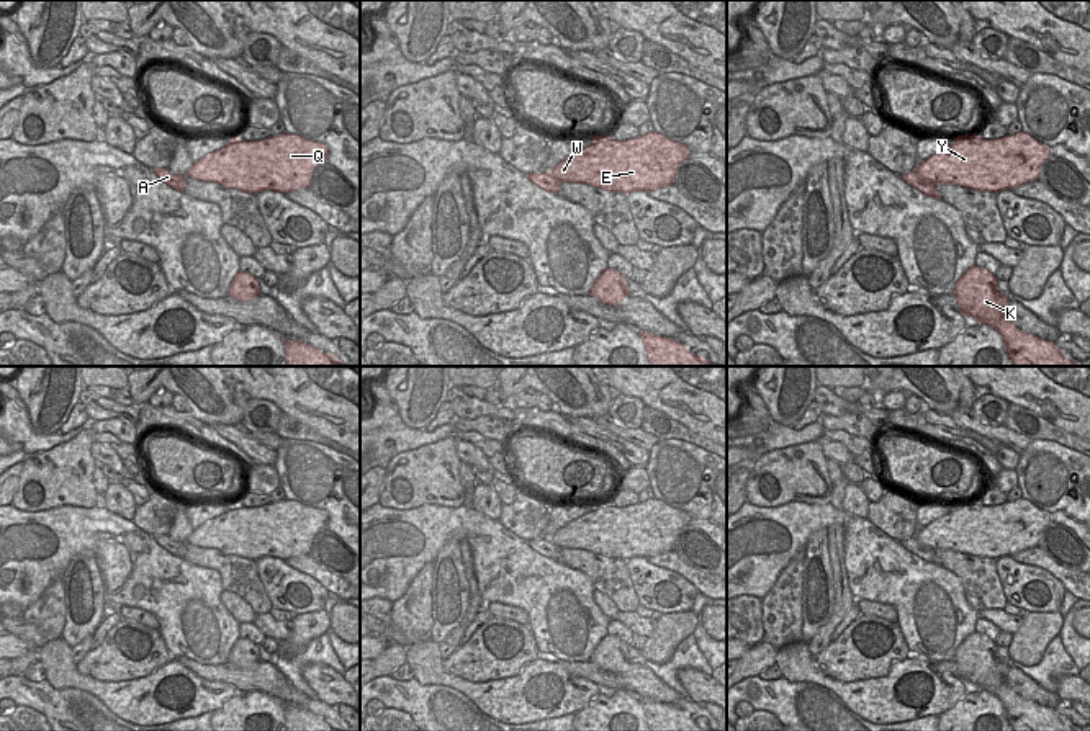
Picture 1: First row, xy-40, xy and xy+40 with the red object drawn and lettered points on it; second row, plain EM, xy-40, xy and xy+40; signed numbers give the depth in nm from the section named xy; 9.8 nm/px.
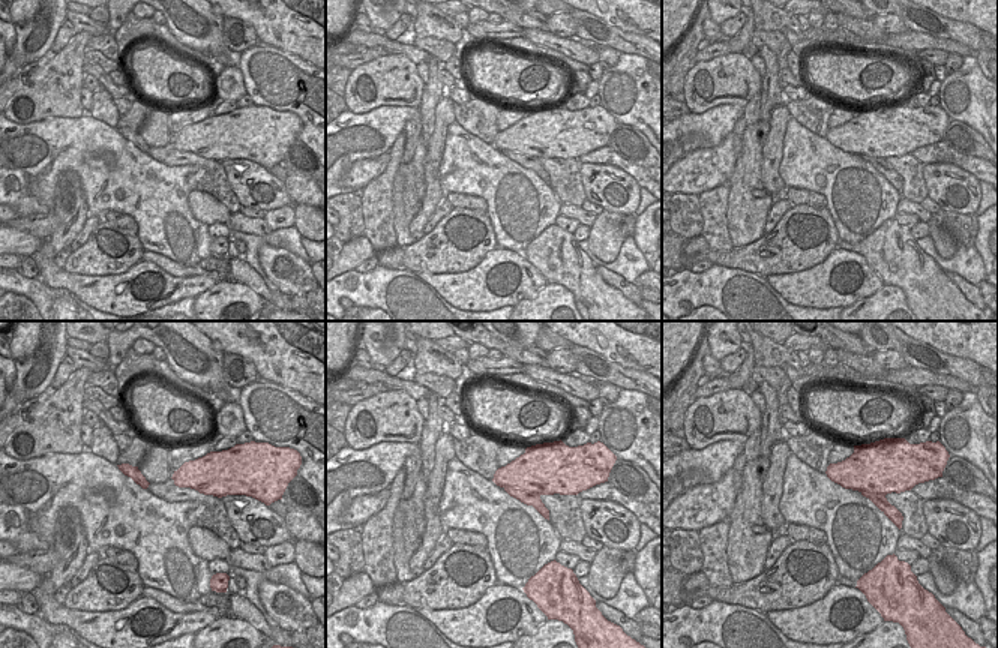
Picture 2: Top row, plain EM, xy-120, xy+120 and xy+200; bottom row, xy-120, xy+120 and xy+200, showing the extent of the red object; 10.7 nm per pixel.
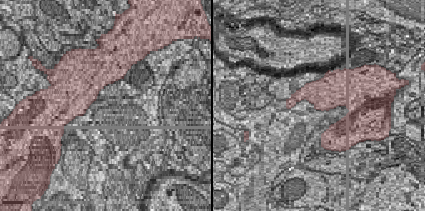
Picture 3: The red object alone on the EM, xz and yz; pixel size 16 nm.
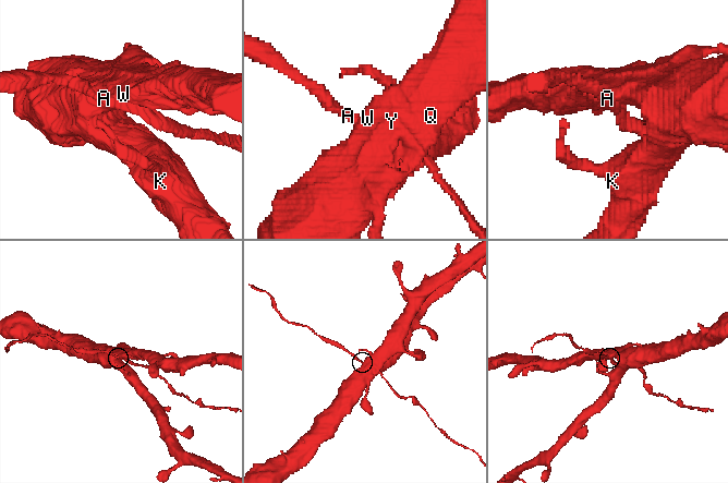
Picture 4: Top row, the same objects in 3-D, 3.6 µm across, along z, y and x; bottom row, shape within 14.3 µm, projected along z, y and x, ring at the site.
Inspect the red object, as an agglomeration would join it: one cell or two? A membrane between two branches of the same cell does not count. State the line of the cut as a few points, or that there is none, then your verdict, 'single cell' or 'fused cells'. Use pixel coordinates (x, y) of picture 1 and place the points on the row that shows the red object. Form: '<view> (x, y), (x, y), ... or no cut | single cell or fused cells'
xy+40 (915, 170), (933, 183) | fused cells

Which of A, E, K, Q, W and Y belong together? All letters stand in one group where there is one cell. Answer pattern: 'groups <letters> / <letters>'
groups A / E K Q W Y

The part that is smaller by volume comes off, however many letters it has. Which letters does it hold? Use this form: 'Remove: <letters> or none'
Remove: A

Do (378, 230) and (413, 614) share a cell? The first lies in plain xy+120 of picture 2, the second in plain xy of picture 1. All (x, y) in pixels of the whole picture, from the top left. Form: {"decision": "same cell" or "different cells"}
{"decision": "same cell"}

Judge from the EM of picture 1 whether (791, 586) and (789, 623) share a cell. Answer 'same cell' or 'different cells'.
same cell

